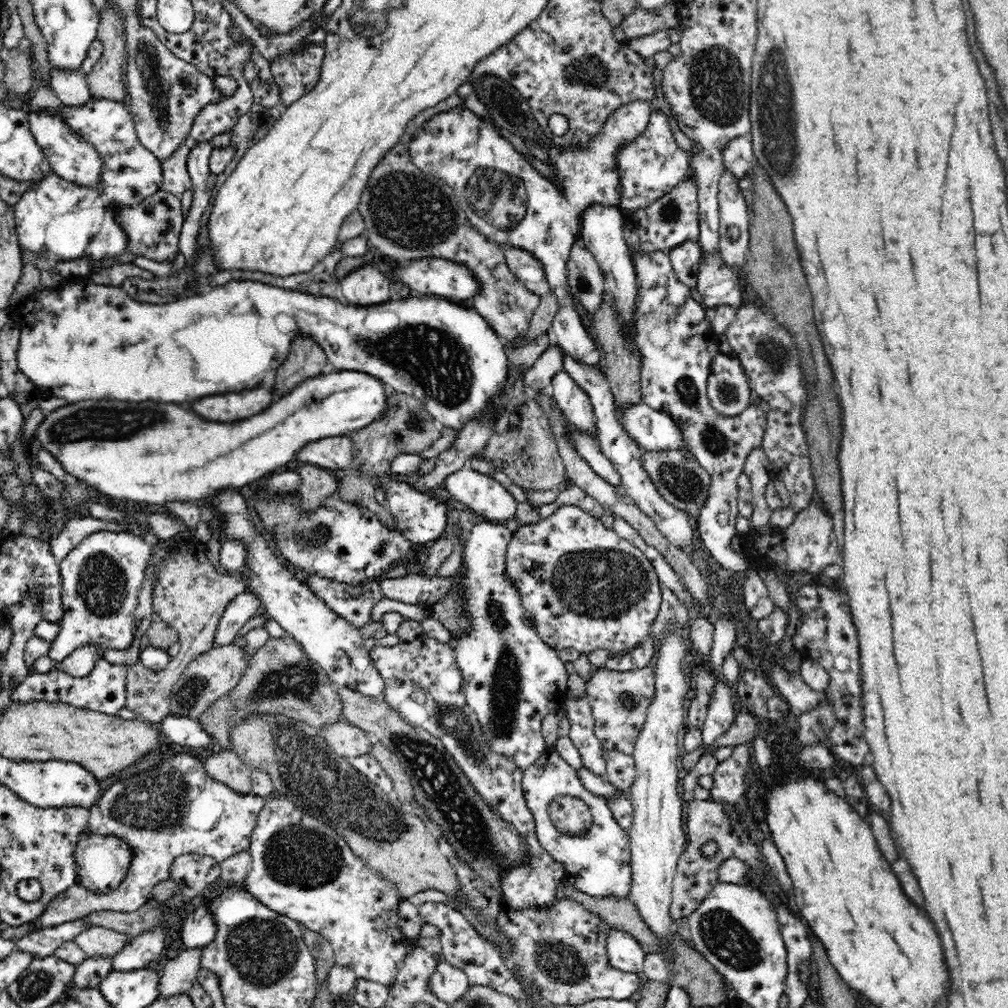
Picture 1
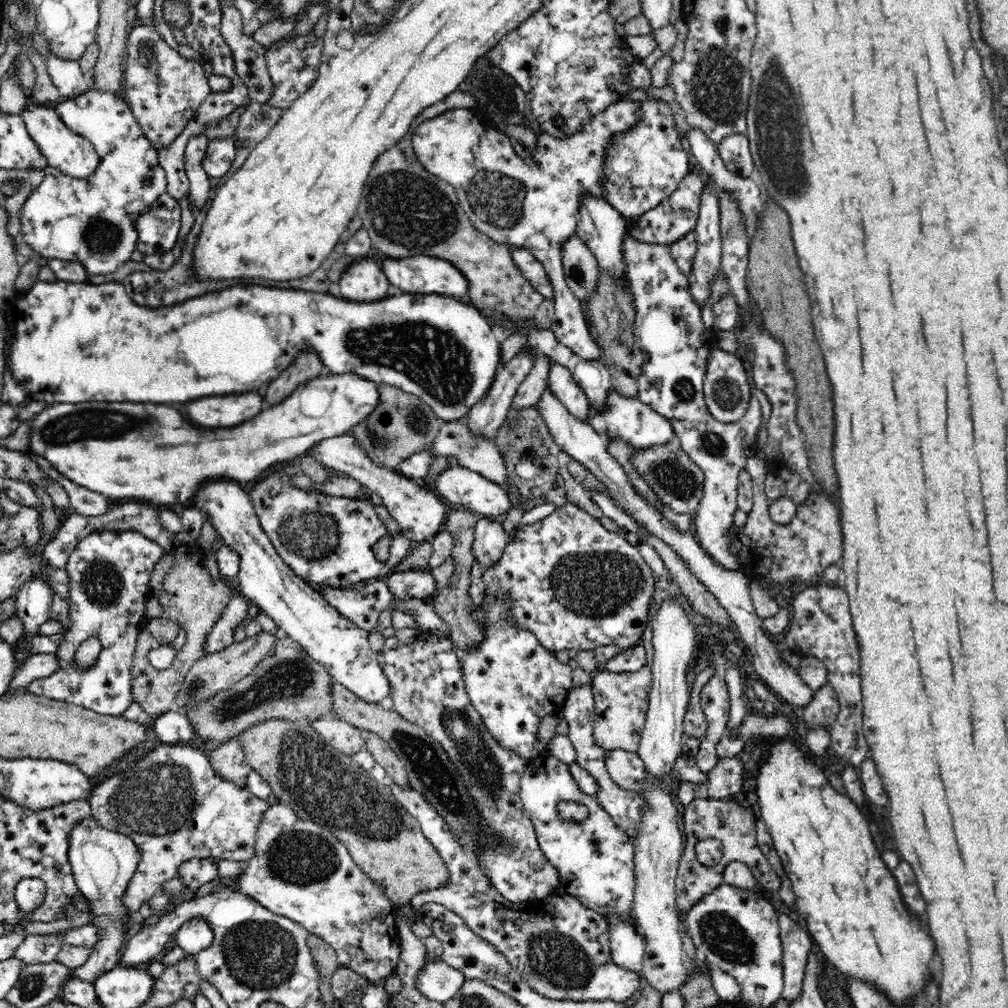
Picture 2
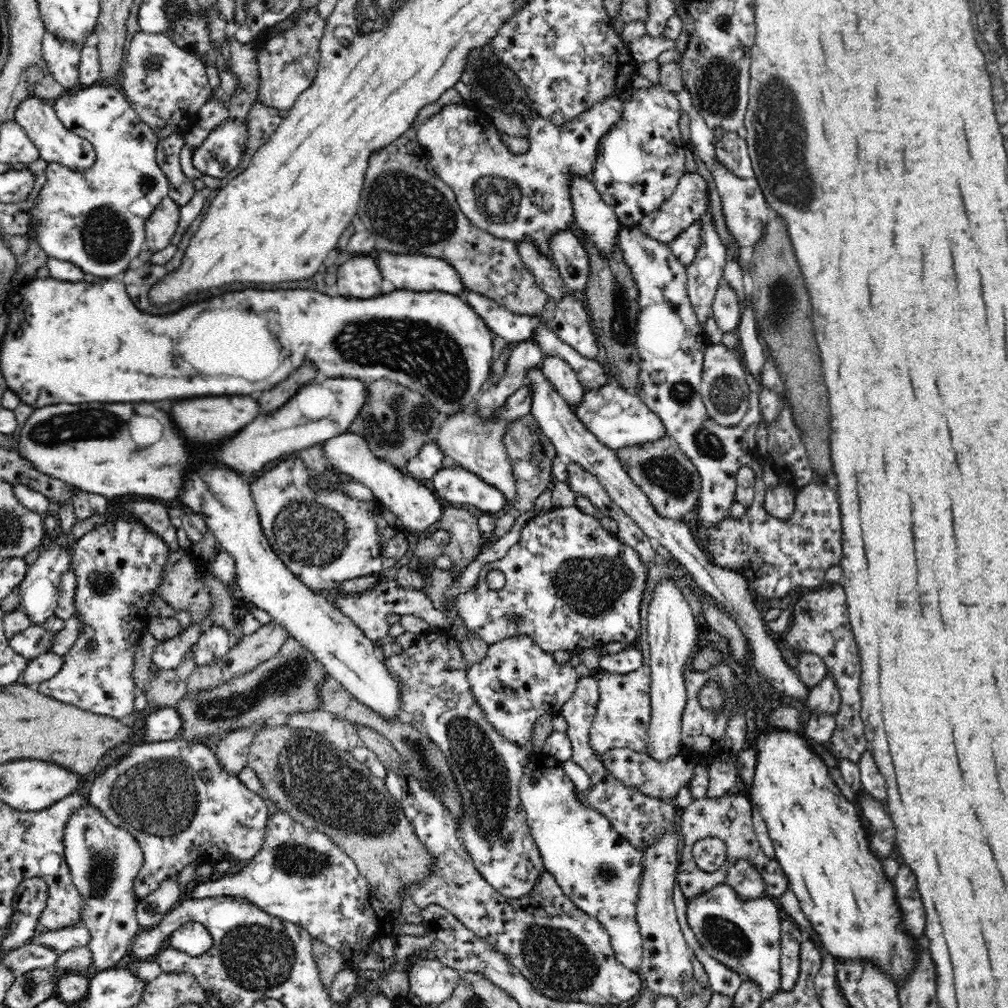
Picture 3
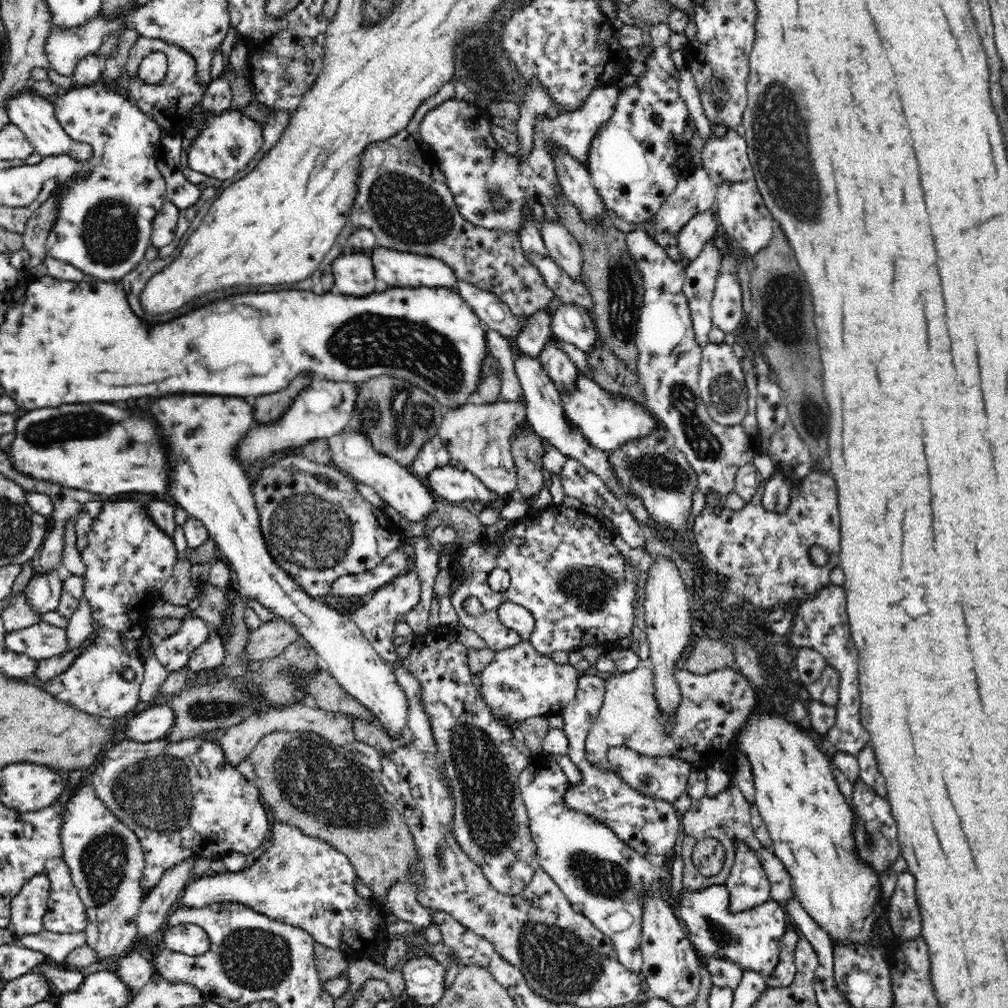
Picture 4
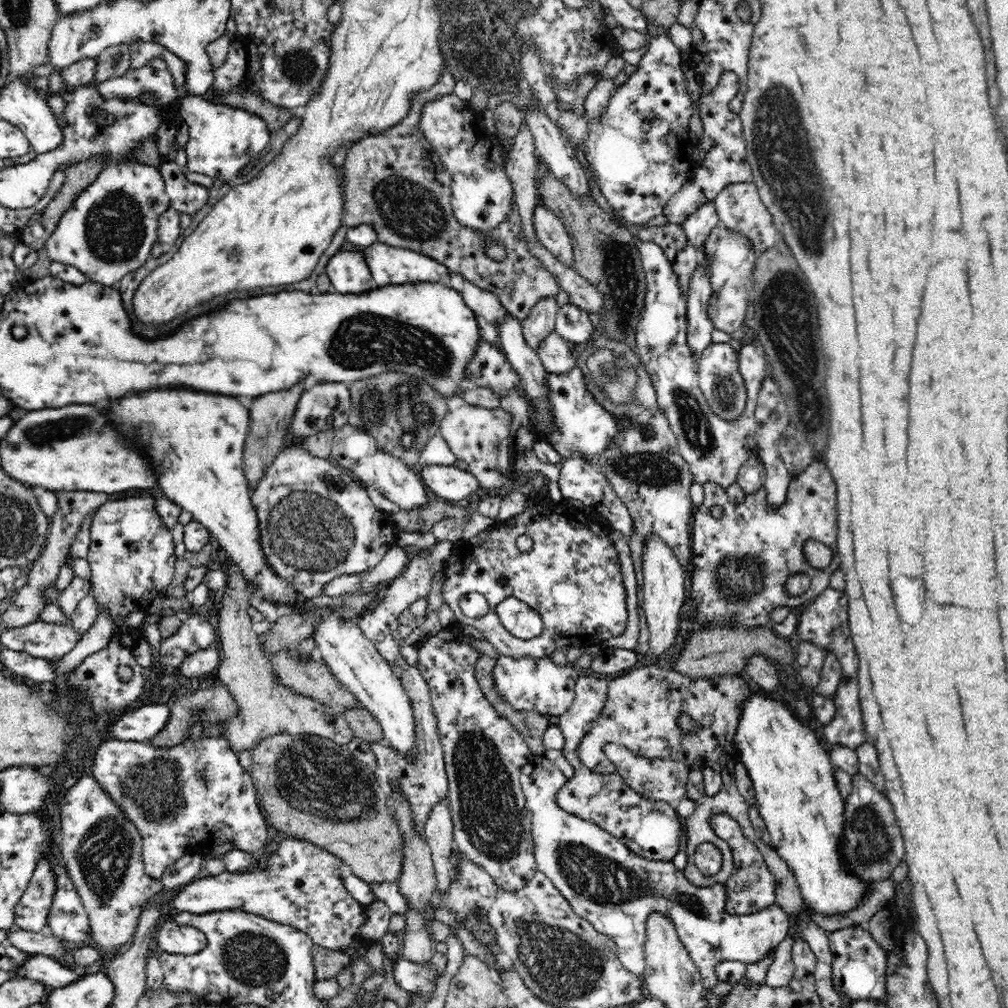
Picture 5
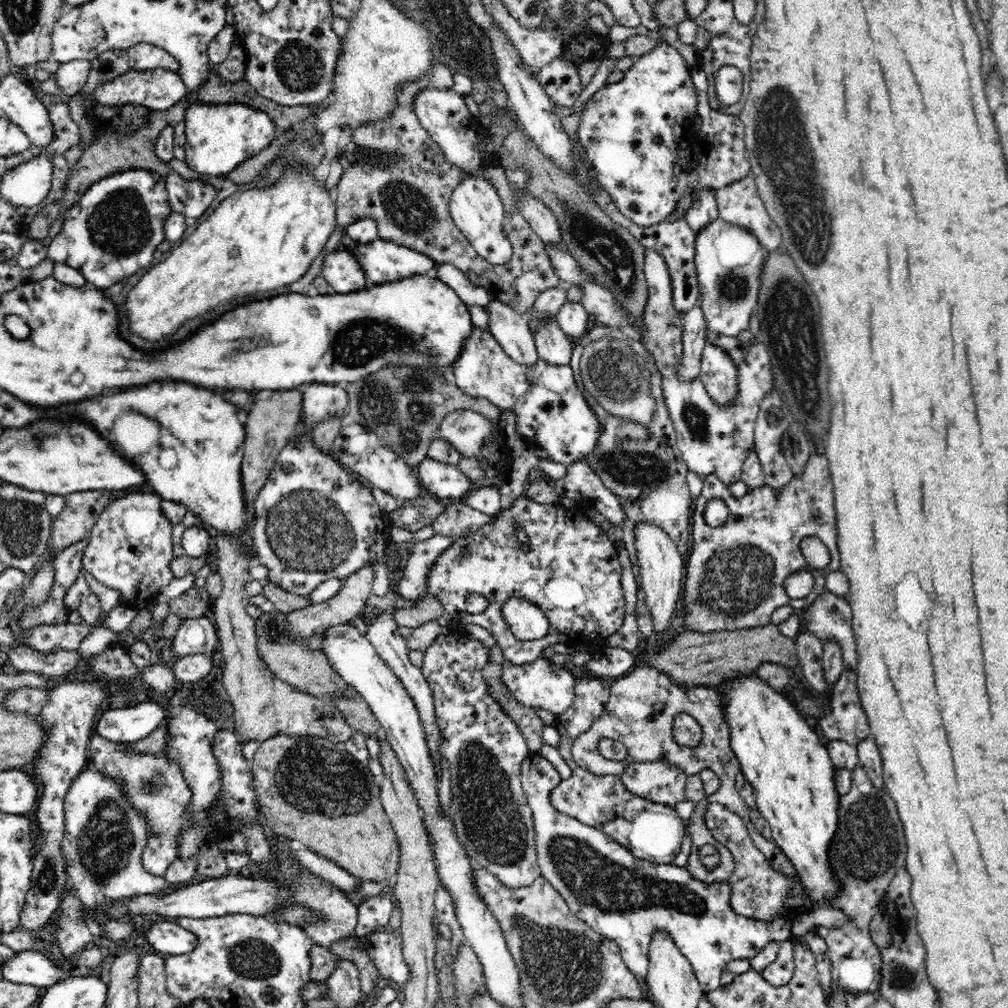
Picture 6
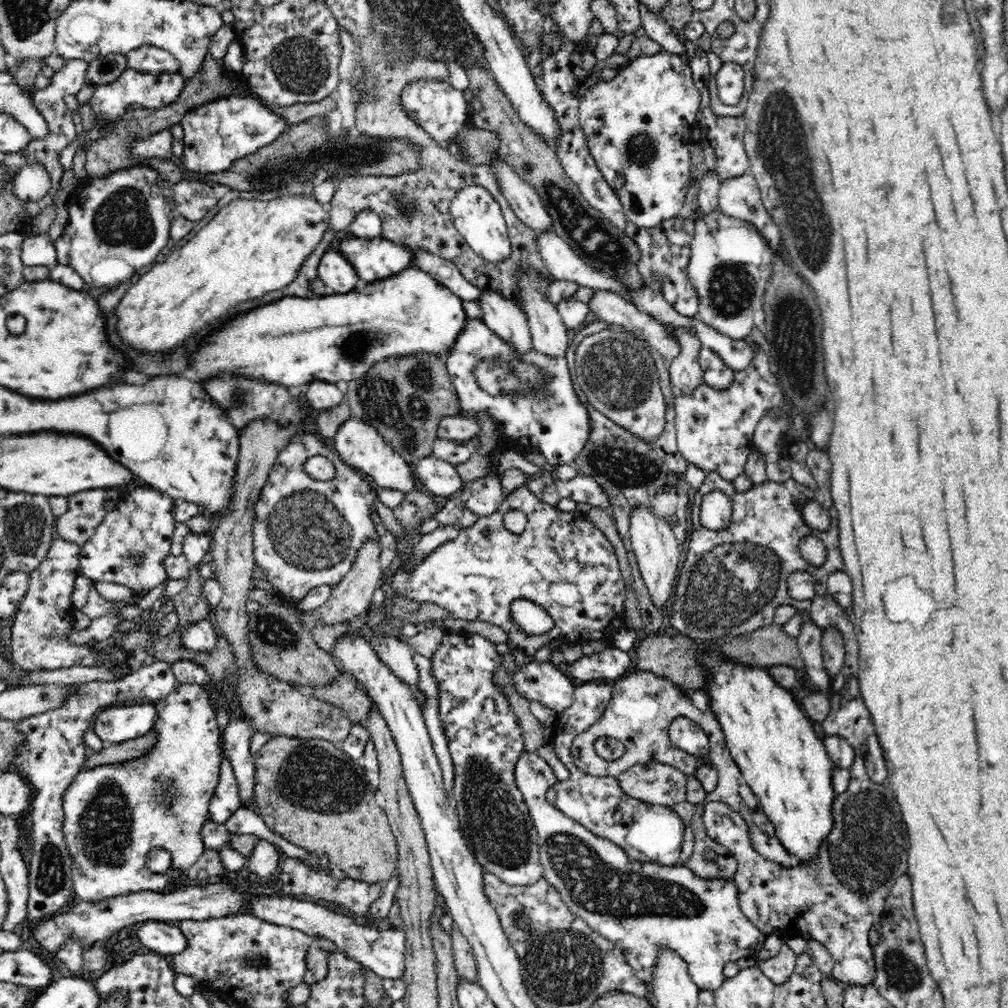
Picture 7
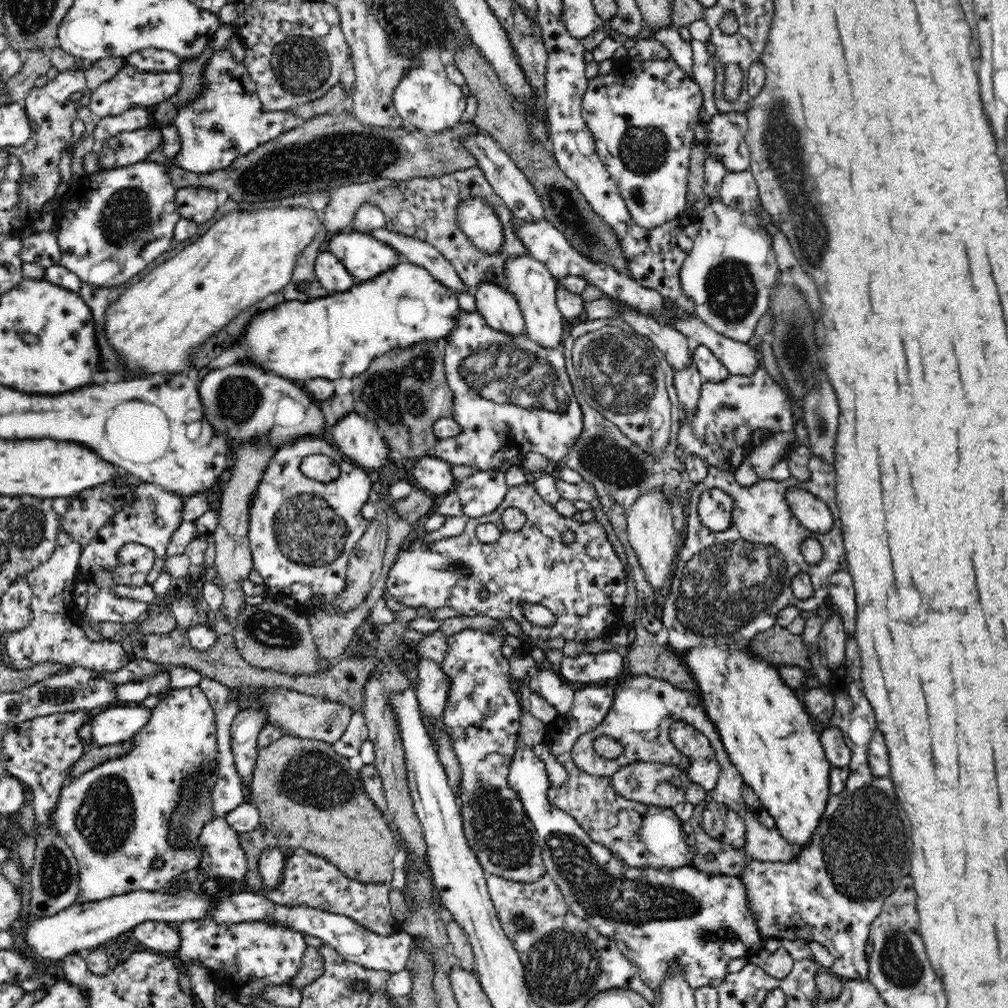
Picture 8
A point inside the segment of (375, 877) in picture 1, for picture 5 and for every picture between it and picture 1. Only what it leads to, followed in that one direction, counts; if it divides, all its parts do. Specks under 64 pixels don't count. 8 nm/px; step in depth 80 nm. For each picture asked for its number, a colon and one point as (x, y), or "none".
2: (300, 870)
3: (303, 876)
4: (303, 881)
5: (301, 887)

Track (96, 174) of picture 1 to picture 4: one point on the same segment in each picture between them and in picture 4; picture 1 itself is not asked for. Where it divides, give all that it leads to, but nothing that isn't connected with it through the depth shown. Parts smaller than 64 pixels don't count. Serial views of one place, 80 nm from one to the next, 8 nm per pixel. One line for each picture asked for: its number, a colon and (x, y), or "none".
2: (74, 155)
3: (56, 144)
4: (34, 114)

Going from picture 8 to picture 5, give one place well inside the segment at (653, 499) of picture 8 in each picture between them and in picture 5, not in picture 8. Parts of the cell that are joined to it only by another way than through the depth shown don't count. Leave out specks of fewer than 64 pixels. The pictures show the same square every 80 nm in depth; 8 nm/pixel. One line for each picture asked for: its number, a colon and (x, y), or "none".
5: (664, 580)
6: (661, 565)
7: (657, 550)

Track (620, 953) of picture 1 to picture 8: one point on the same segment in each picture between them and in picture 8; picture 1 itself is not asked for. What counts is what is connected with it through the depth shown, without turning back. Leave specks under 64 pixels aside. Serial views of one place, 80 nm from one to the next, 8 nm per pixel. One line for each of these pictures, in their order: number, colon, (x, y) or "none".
2: (595, 860)
3: (595, 866)
4: (604, 879)
5: (606, 883)
6: (623, 898)
7: (642, 907)
8: (656, 915)

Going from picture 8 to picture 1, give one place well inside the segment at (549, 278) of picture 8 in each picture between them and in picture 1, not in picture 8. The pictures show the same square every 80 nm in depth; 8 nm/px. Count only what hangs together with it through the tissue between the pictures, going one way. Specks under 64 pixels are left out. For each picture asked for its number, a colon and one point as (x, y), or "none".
1: (573, 400)
2: (561, 382)
3: (562, 376)
4: (559, 367)
5: (556, 355)
6: (553, 345)
7: (549, 335)

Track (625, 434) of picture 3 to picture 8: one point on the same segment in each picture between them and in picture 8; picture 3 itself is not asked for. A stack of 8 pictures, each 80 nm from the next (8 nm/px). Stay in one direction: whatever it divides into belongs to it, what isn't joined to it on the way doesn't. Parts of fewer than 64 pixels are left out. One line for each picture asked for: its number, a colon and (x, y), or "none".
4: (608, 421)
5: (583, 428)
6: (550, 412)
7: (531, 397)
8: (511, 397)

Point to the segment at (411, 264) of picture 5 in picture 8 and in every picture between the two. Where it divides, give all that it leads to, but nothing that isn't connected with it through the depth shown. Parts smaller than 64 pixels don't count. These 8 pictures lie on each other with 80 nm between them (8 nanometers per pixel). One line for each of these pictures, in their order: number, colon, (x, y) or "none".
6: (383, 261)
7: (374, 259)
8: (366, 257)

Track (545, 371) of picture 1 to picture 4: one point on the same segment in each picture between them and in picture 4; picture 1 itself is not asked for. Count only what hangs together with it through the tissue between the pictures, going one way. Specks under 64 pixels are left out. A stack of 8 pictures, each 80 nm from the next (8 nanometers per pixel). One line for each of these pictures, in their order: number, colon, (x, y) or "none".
2: (529, 392)
3: (476, 445)
4: (477, 436)

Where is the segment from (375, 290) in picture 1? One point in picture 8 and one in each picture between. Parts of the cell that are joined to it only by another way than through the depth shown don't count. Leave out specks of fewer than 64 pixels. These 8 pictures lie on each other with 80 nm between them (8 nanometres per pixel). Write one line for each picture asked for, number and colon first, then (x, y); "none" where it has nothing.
2: (362, 281)
3: (359, 277)
4: (354, 275)
5: (348, 271)
6: (341, 269)
7: (338, 274)
8: (332, 274)

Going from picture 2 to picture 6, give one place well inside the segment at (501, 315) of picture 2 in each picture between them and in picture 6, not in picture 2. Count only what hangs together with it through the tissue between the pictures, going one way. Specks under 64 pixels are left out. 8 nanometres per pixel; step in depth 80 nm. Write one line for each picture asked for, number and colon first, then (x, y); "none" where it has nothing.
3: (409, 210)
4: (402, 197)
5: (396, 183)
6: (404, 183)

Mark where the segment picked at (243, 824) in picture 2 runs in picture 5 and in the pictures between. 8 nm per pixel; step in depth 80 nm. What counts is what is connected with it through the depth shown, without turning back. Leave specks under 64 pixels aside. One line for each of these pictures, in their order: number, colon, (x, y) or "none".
3: (174, 797)
4: (183, 799)
5: (185, 799)

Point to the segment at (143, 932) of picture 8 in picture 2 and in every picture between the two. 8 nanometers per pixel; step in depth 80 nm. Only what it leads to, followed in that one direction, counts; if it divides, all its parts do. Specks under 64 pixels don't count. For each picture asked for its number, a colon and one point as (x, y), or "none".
2: (194, 936)
3: (192, 938)
4: (188, 939)
5: (181, 940)
6: (167, 938)
7: (166, 939)

